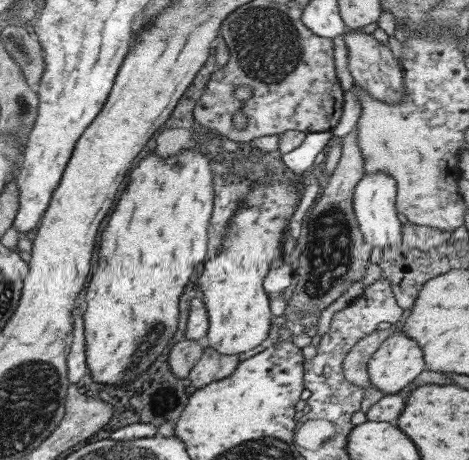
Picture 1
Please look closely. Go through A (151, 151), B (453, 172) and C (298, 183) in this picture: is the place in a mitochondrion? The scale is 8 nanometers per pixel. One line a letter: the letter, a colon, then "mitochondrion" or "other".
A: other
B: other
C: other

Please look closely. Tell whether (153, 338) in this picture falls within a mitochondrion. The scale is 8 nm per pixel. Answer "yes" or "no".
yes

